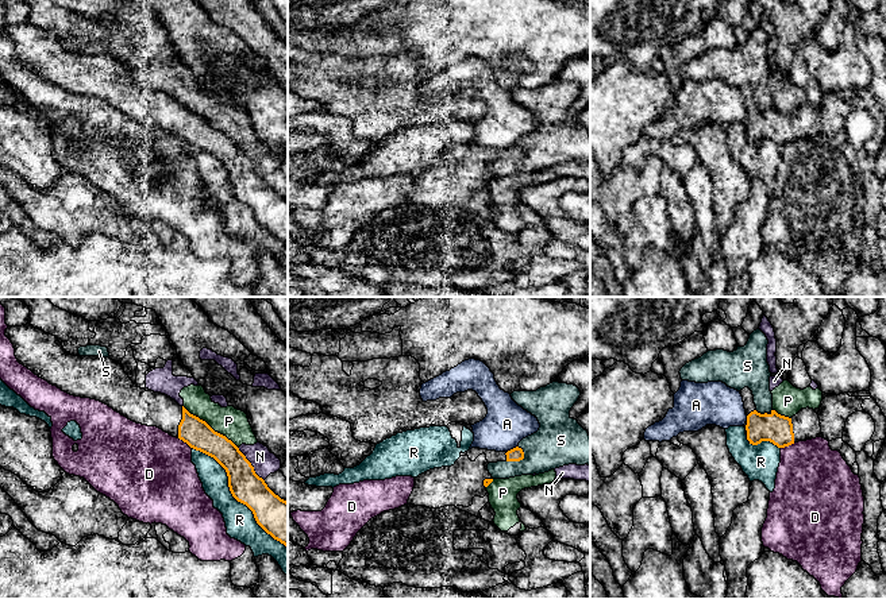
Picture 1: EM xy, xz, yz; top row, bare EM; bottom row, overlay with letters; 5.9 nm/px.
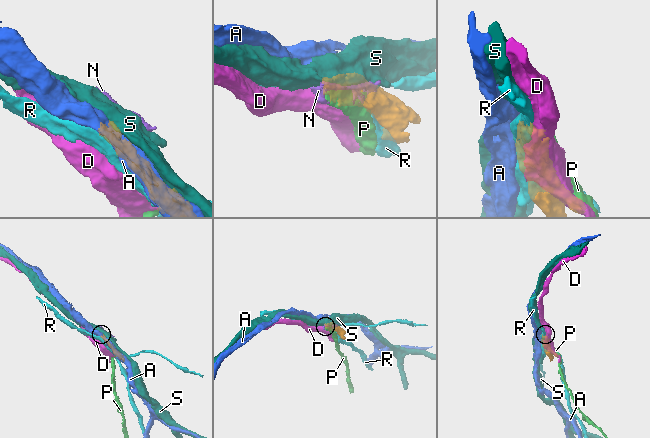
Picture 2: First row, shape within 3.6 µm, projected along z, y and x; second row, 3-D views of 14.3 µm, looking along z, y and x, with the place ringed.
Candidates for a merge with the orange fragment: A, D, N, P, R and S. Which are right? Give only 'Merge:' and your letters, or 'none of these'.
Merge: none of these

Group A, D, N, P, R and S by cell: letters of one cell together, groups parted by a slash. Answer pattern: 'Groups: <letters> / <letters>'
Groups: A / D / N P / R / S

